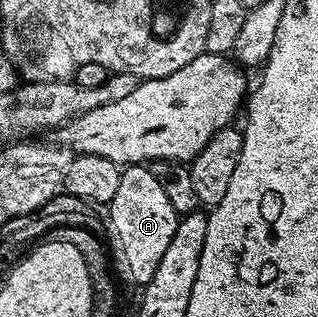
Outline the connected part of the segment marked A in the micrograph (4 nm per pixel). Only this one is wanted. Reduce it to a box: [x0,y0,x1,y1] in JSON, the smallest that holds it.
[108,164,180,287]

